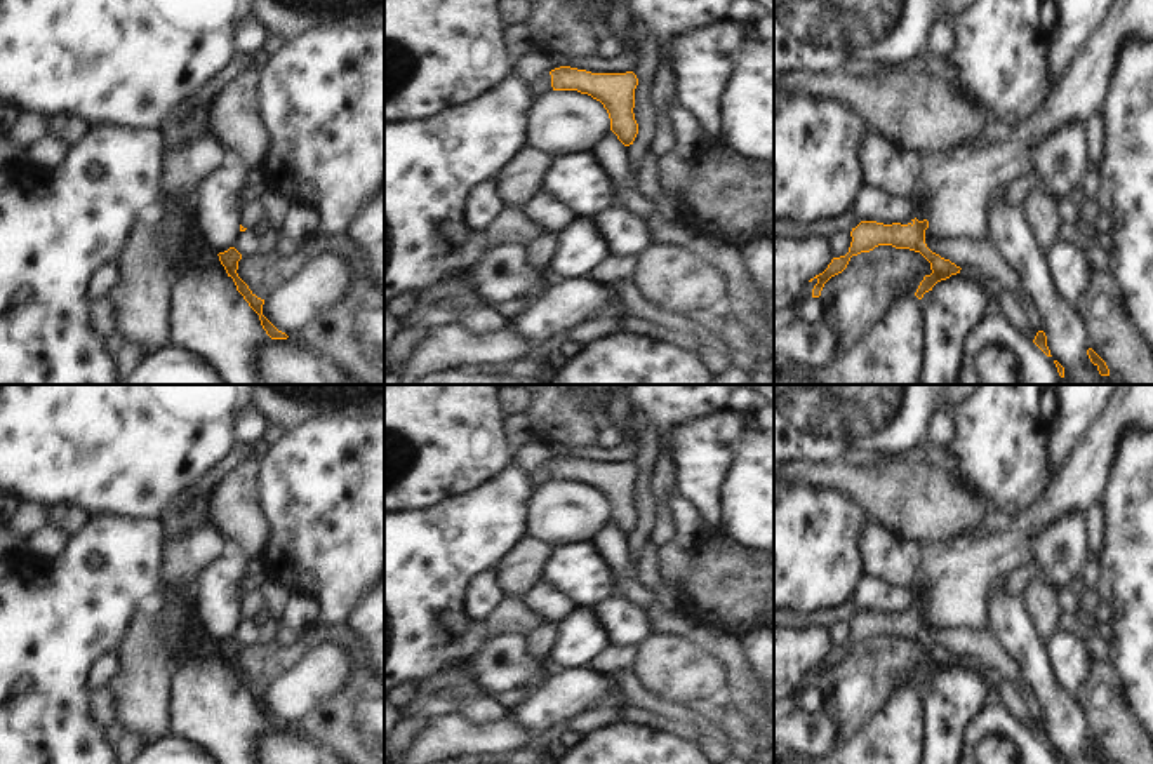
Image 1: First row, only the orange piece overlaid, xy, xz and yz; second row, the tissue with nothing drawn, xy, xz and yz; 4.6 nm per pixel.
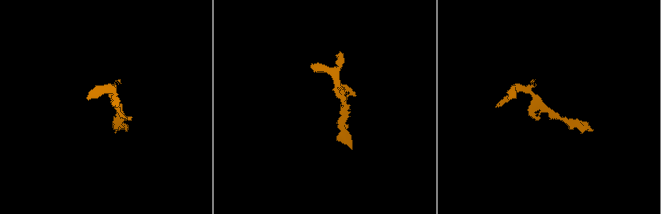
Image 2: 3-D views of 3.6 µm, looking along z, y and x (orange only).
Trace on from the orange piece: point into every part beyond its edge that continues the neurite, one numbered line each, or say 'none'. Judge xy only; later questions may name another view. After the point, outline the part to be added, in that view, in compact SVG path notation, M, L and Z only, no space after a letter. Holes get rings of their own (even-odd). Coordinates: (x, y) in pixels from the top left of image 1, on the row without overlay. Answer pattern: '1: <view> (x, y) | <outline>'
1: xy (251, 603) | M252 592L243 595L242 604L240 604L240 614L247 620L252 620L252 616L263 607L263 600L259 592Z

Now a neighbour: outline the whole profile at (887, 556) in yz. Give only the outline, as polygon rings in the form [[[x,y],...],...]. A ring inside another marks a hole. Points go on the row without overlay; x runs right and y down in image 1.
[[[875,522],[863,538],[866,576],[883,580],[903,590],[915,586],[925,552],[896,531]]]

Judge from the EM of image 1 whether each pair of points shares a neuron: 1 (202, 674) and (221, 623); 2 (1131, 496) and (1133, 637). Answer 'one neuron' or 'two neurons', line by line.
1: two neurons
2: one neuron

